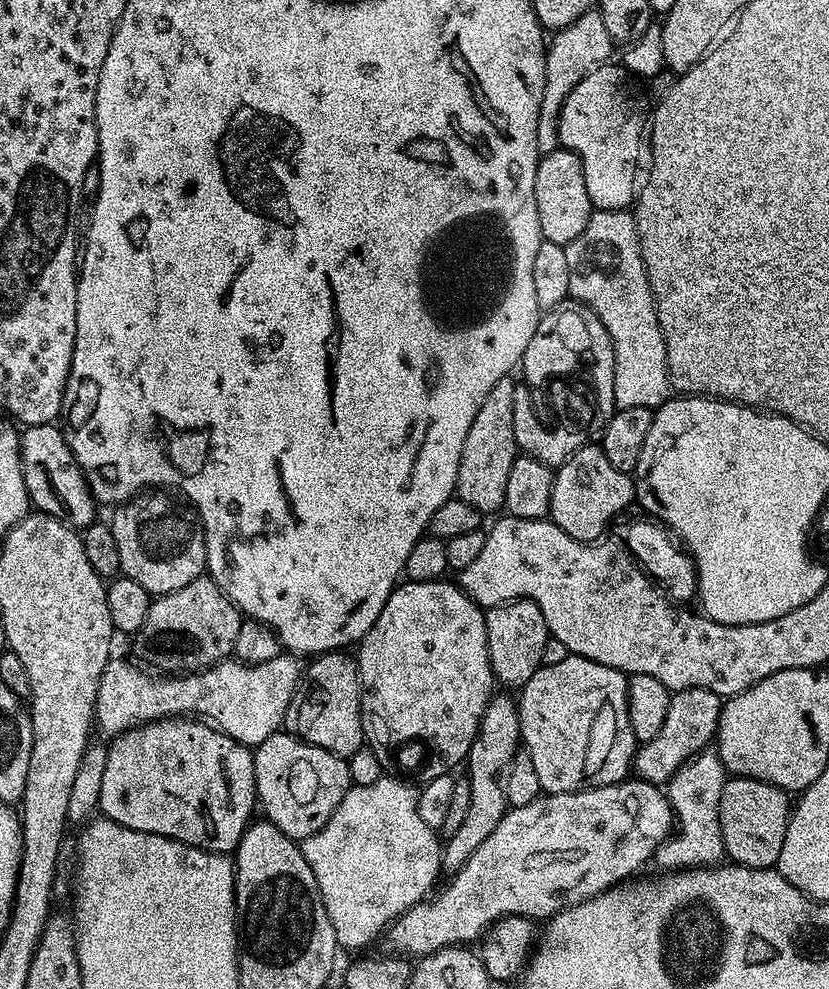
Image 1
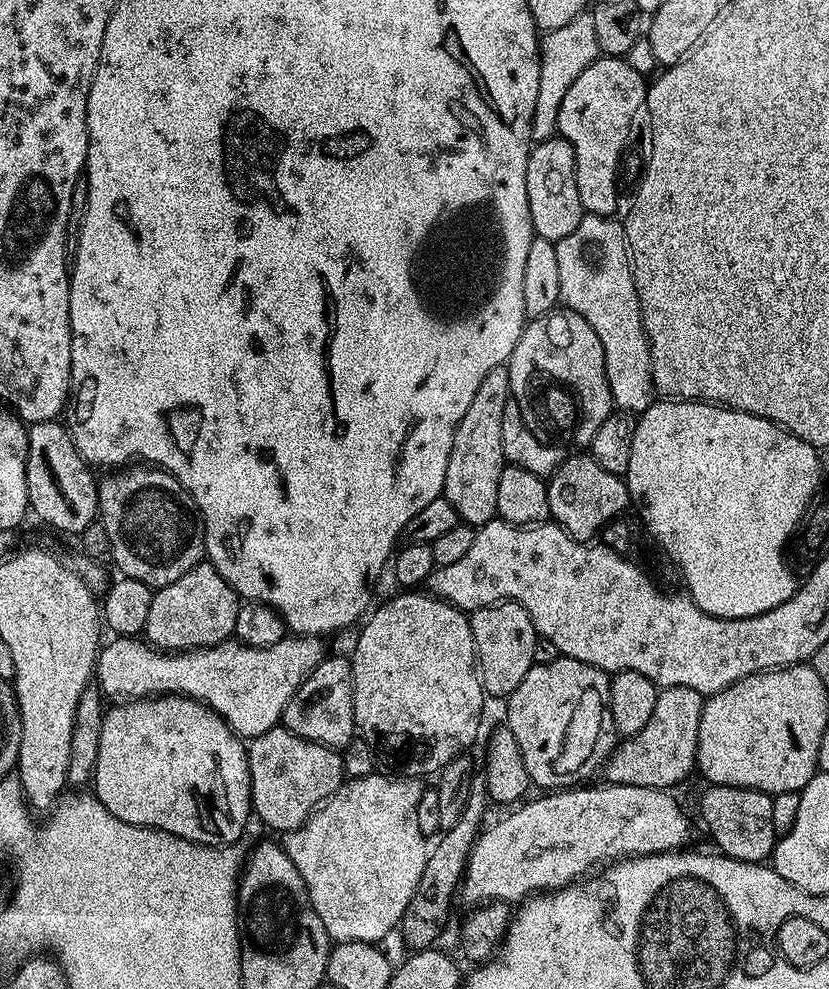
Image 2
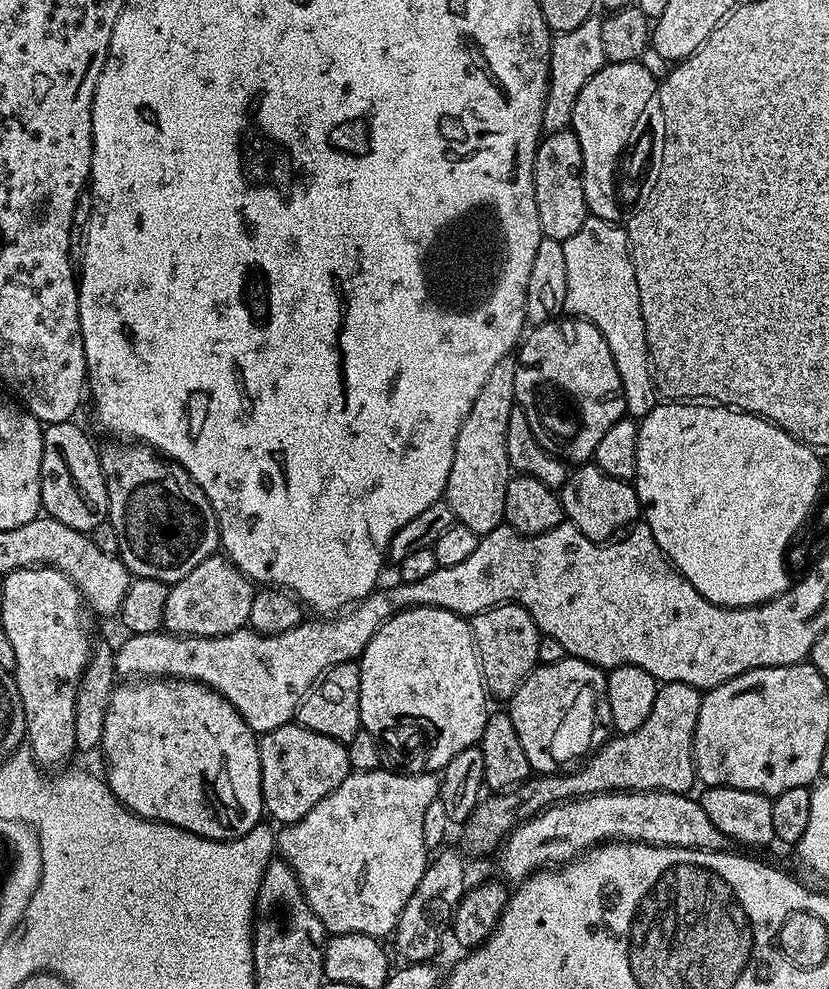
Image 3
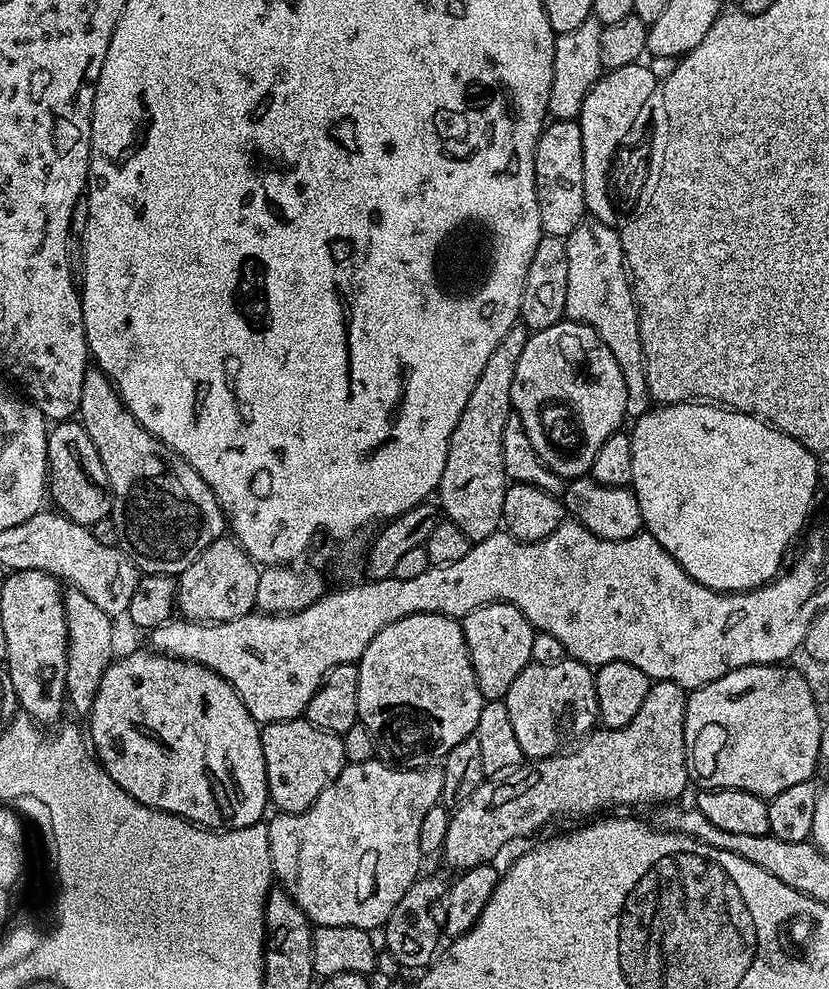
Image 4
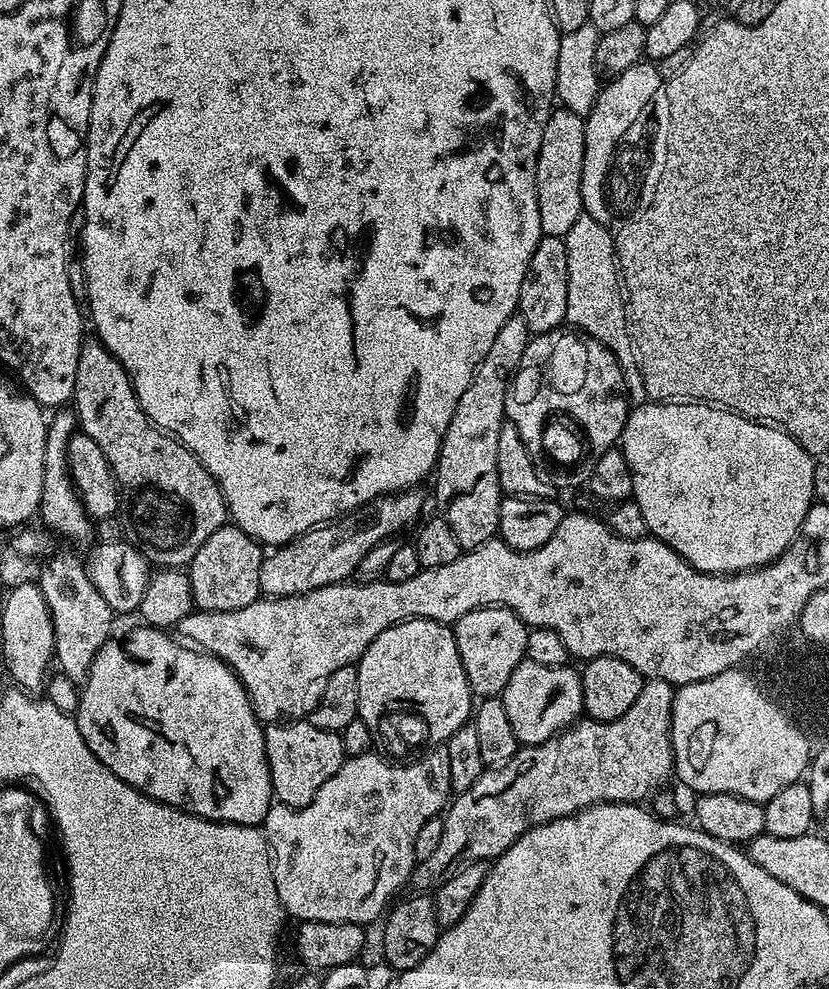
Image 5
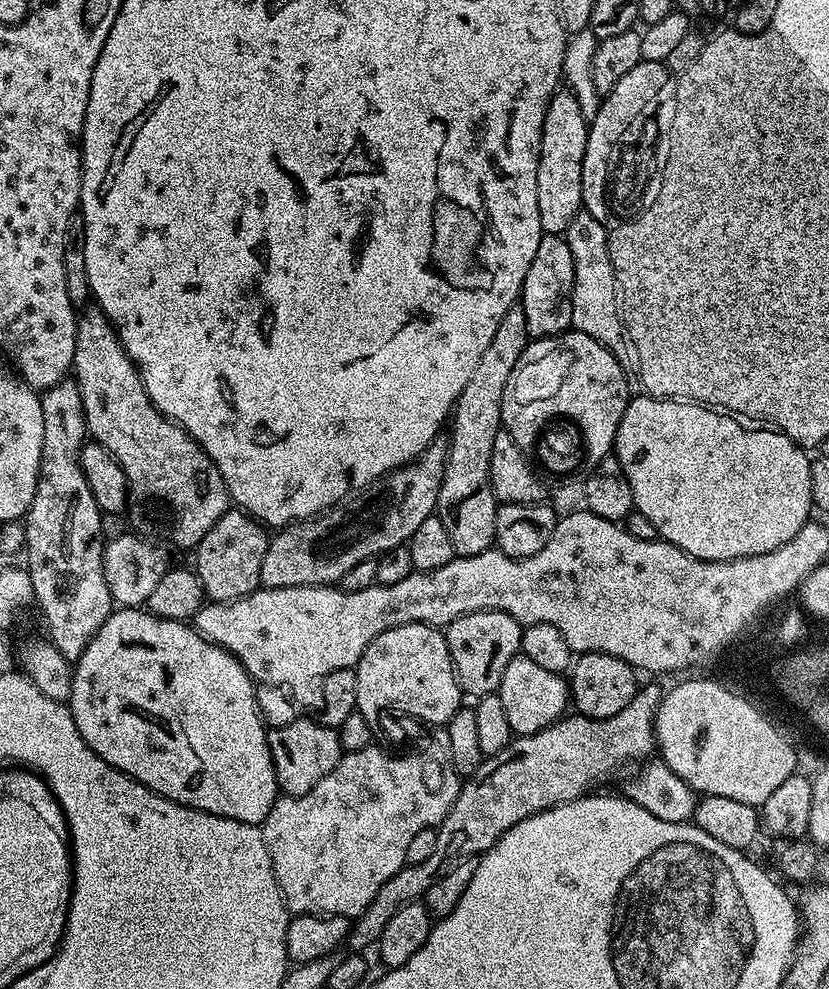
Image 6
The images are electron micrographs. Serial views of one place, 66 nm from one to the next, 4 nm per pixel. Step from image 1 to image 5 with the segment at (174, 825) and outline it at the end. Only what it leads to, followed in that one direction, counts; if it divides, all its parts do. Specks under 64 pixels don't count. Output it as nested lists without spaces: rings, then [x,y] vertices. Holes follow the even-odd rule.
[[[139,627],[134,629],[121,644],[109,642],[96,651],[96,657],[90,666],[88,677],[85,678],[82,687],[79,689],[80,701],[76,707],[74,719],[86,746],[90,746],[93,754],[111,772],[118,774],[118,778],[122,778],[122,782],[134,786],[139,792],[150,797],[151,800],[160,800],[172,808],[180,808],[184,812],[201,816],[207,820],[218,820],[222,824],[263,825],[268,809],[274,803],[268,759],[264,753],[264,728],[256,716],[256,711],[252,708],[252,703],[242,686],[242,682],[234,675],[229,664],[223,664],[217,656],[212,656],[209,652],[197,650],[195,647],[181,642],[165,629]]]

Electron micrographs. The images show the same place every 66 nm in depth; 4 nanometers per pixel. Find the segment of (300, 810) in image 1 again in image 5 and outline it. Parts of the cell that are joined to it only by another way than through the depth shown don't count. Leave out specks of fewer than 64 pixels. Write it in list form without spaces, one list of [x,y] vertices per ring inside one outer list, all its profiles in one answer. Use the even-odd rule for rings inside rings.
[[[296,718],[291,722],[272,722],[264,728],[264,753],[268,759],[272,795],[288,808],[306,806],[322,790],[326,778],[334,778],[345,762],[340,733],[318,730],[307,719]]]

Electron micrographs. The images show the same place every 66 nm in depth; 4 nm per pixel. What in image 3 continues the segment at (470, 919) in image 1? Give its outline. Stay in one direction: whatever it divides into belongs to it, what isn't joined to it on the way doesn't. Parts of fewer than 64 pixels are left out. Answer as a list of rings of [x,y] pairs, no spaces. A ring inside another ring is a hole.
[[[599,792],[597,796],[578,796],[575,800],[557,802],[527,817],[508,833],[500,856],[500,868],[513,882],[525,880],[533,872],[547,869],[549,866],[563,866],[577,856],[587,853],[597,844],[631,840],[642,844],[661,844],[675,848],[697,848],[707,852],[729,851],[730,841],[714,822],[710,822],[706,810],[702,810],[699,799],[682,792]]]

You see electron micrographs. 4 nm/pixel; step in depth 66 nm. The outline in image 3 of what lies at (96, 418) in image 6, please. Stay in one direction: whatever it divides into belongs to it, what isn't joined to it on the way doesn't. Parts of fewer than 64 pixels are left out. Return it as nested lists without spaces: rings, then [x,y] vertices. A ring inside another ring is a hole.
[[[108,442],[105,448],[99,449],[100,465],[104,471],[104,480],[106,482],[106,490],[108,491],[108,518],[107,523],[114,526],[114,534],[118,534],[118,555],[120,561],[128,567],[129,573],[136,578],[154,578],[161,580],[163,584],[169,586],[176,584],[182,578],[186,578],[186,574],[190,574],[190,570],[194,570],[194,566],[198,566],[198,562],[202,562],[207,556],[213,555],[220,548],[220,531],[216,525],[216,515],[210,506],[210,502],[206,498],[206,494],[194,482],[194,478],[190,478],[190,474],[180,464],[174,464],[171,460],[160,455],[155,448],[148,447],[147,444],[139,442]]]

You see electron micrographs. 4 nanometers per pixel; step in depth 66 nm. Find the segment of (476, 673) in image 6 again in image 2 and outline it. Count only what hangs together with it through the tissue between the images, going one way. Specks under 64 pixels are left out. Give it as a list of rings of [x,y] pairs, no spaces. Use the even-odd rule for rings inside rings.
[[[501,602],[493,604],[490,608],[475,609],[471,613],[470,619],[484,691],[489,697],[501,696],[501,698],[507,698],[511,696],[514,690],[518,690],[522,678],[526,678],[526,674],[538,660],[538,633],[532,615],[518,603]]]

